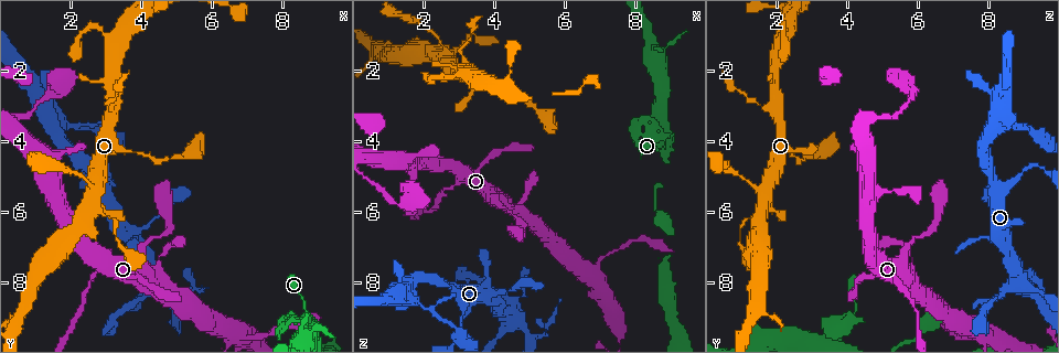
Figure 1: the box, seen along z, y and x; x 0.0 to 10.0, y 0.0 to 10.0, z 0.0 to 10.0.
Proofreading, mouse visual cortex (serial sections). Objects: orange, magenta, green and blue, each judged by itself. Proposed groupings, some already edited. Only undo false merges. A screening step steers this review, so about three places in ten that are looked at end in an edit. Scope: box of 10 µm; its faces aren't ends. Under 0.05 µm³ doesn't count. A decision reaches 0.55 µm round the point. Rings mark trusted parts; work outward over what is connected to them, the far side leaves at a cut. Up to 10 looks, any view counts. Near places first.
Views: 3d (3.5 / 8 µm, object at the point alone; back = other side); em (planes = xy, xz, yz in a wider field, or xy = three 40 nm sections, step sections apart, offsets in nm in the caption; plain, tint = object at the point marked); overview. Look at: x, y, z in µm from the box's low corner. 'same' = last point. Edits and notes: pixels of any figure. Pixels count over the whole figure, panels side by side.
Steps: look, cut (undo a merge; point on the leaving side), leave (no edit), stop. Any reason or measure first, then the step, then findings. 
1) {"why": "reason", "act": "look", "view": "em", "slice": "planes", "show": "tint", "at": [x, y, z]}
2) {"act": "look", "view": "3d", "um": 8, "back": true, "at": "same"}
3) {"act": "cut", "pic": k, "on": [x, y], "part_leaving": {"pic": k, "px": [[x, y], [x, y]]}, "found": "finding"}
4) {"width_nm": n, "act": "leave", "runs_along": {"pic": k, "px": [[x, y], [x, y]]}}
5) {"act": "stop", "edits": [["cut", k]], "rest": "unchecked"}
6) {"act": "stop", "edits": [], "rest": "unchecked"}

{"why": "narrows sharply", "act": "look", "view": "3d", "um": 3.5, "back": true, "at": [4.00, 4.30, 2.40]}

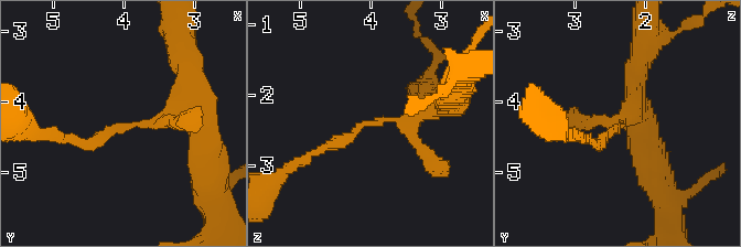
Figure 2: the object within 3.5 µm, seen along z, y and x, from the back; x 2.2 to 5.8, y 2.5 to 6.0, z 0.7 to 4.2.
{"arm_widths_nm": [200, 350], "why": "need the tissue", "act": "look", "view": "em", "slice": "xy", "step": 3, "show": "tint", "at": [3.95, 4.35, 2.40]}

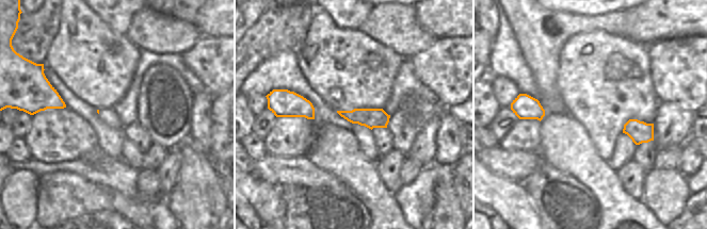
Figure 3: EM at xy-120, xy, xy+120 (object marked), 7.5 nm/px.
{"act": "leave", "runs_along": {"pic": 2, "px": [[441, 105], [410, 121], [366, 121], [312, 152]]}, "found": "one cell here"}

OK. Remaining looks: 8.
{"why": "a fork", "act": "look", "view": "3d", "um": 3.5, "at": [8.90, 9.10, 4.00]}

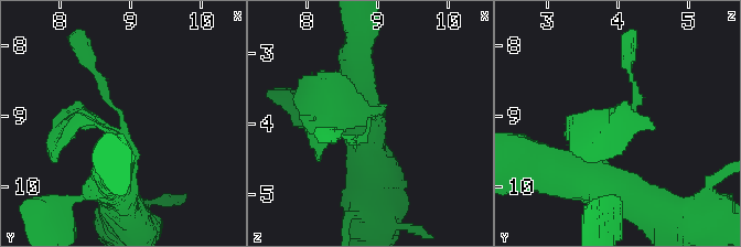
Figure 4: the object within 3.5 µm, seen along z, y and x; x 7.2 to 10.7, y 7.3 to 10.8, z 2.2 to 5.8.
{"act": "look", "view": "em", "slice": "xy", "step": 1, "show": "tint", "at": [8.85, 9.10, 3.95]}

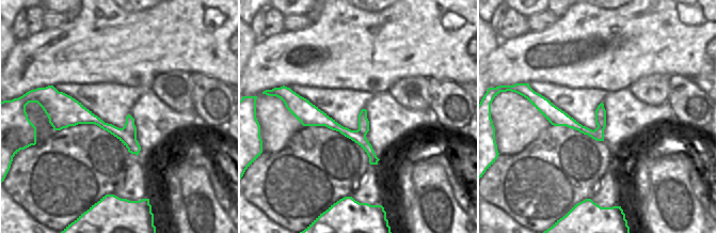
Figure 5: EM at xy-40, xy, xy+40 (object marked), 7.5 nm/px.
{"act": "cut", "pic": 4, "on": [78, 109], "part_leaving": {"pic": 4, "px": [[109, 129], [76, 113], [58, 147]]}, "found": "two cells meet here"}

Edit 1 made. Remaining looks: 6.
{"why": "thick turns thin", "act": "look", "view": "3d", "um": 3.5, "at": [4.30, 7.95, 8.80]}

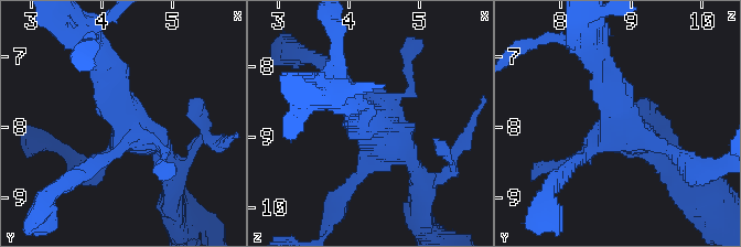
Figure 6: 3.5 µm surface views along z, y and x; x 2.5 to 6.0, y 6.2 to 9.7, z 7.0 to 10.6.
{"act": "leave", "runs_along": {"pic": 6, "px": [[595, 58], [621, 122], [666, 163]]}, "found": "one cell here"}

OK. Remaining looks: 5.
{"why": "thick turns thin", "act": "look", "view": "3d", "um": 3.5, "back": true, "at": [3.10, 5.20, 8.60]}

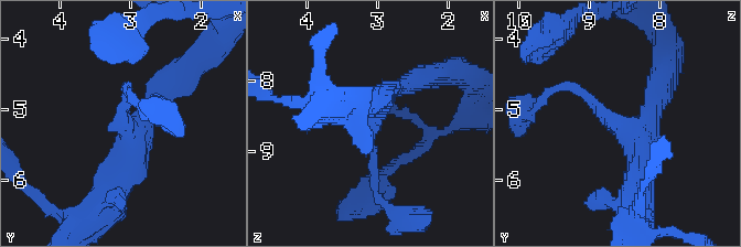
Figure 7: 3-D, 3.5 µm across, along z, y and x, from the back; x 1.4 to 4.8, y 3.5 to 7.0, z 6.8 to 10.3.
{"arms": 3, "arm_widths_nm": [150, 250, 400], "why": "shape alone is not enough", "act": "look", "view": "em", "slice": "xy", "step": 3, "show": "plain", "at": [3.10, 5.20, 8.60]}

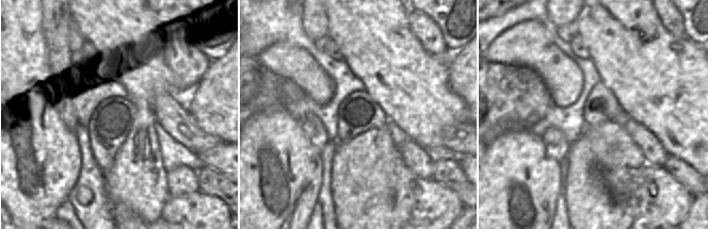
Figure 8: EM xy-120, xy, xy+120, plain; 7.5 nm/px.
{"why": "where the object lies", "act": "look", "view": "em", "slice": "xy", "step": 3, "show": "tint", "at": "same"}

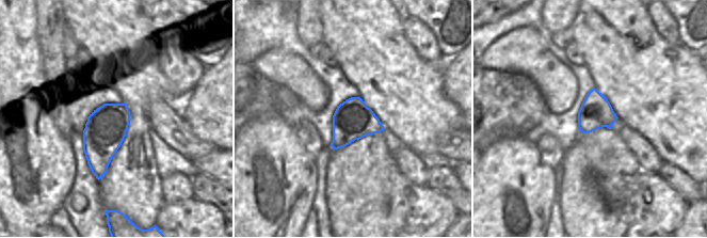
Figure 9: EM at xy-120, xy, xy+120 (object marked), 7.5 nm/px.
{"act": "leave", "runs_along": {"pic": 7, "px": [[635, 181], [639, 133], [570, 86], [556, 89]]}, "found": "one cell here"}

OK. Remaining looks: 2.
{"why": "two arms in line, one across", "act": "look", "view": "3d", "um": 8, "at": [1.45, 3.40, 8.15]}

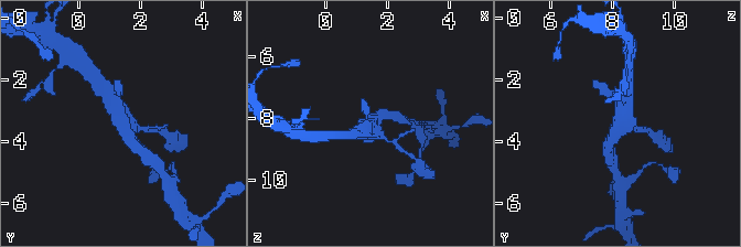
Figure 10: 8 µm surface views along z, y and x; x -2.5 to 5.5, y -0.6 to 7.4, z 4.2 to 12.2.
{"arms": 3, "arm_widths_nm": [200, 400, 400], "why": "now the EM", "act": "look", "view": "em", "slice": "xy", "step": 3, "show": "tint", "at": "same"}

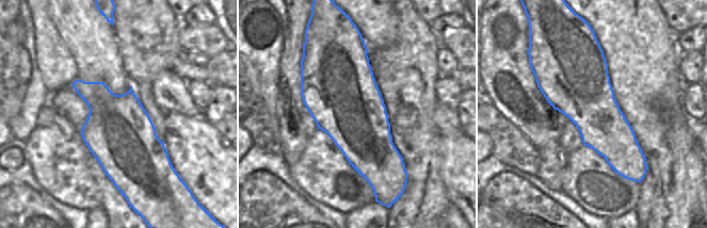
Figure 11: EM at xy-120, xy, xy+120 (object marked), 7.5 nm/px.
{"act": "leave", "runs_along": {"pic": 10, "px": [[138, 149], [129, 139], [111, 96]]}, "found": "all the same cell"}

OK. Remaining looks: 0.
{"act": "stop", "edits": [["cut", 4]], "rest": "unchecked"}

